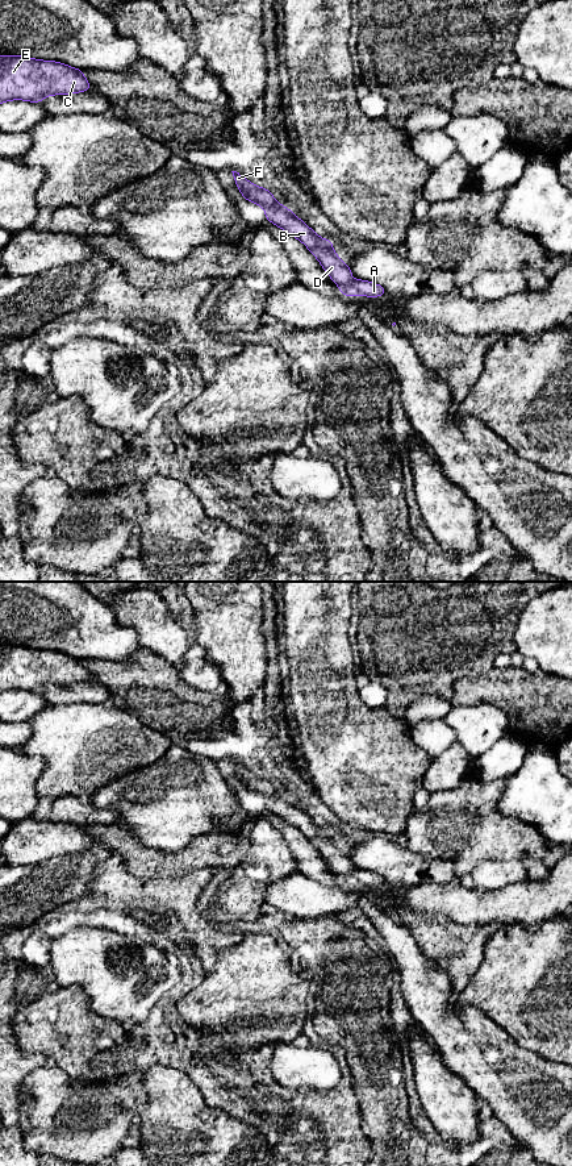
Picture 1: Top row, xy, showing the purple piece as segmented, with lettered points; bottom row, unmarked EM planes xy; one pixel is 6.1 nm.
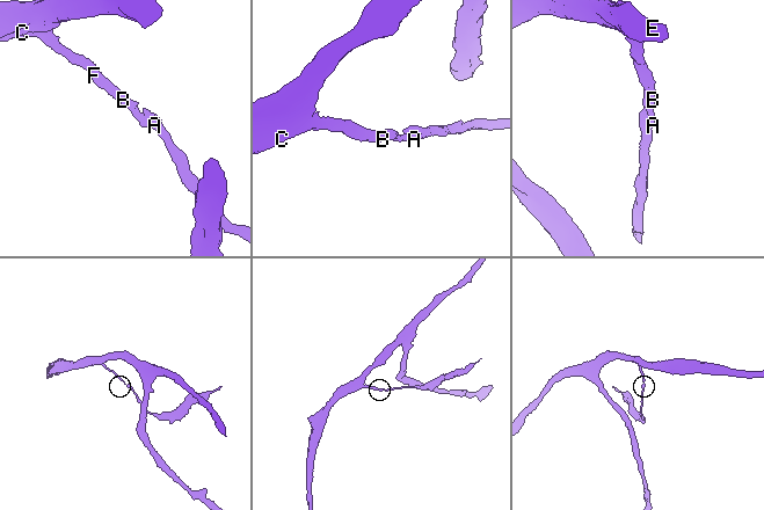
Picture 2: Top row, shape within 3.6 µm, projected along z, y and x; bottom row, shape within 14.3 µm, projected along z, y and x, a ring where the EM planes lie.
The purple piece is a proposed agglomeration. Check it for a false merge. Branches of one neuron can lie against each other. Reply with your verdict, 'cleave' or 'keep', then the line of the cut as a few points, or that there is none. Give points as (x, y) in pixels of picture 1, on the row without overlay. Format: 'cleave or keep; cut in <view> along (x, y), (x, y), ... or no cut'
keep; no cut

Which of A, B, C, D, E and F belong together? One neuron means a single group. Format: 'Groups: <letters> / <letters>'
Groups: A B C D E F

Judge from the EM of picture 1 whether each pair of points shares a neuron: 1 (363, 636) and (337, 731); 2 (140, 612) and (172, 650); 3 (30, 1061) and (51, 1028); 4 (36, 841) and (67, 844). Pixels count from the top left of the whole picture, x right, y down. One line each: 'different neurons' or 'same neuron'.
1: different neurons
2: same neuron
3: different neurons
4: same neuron

